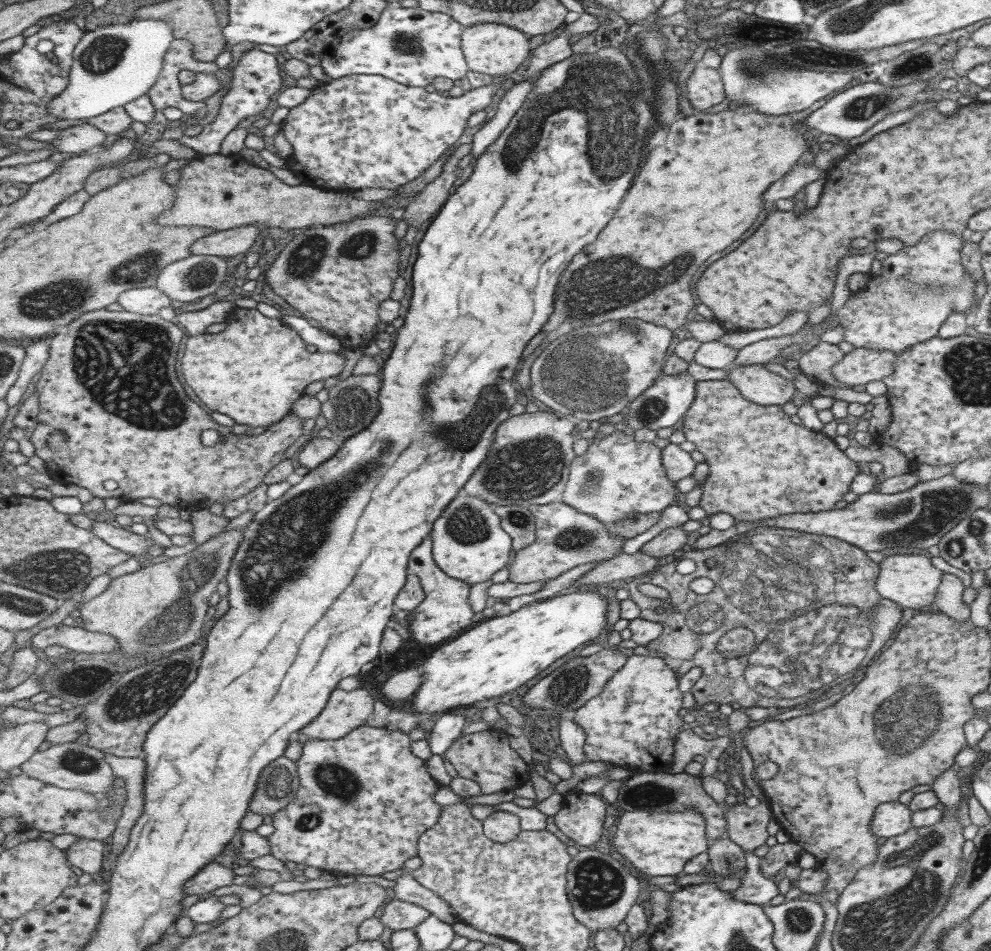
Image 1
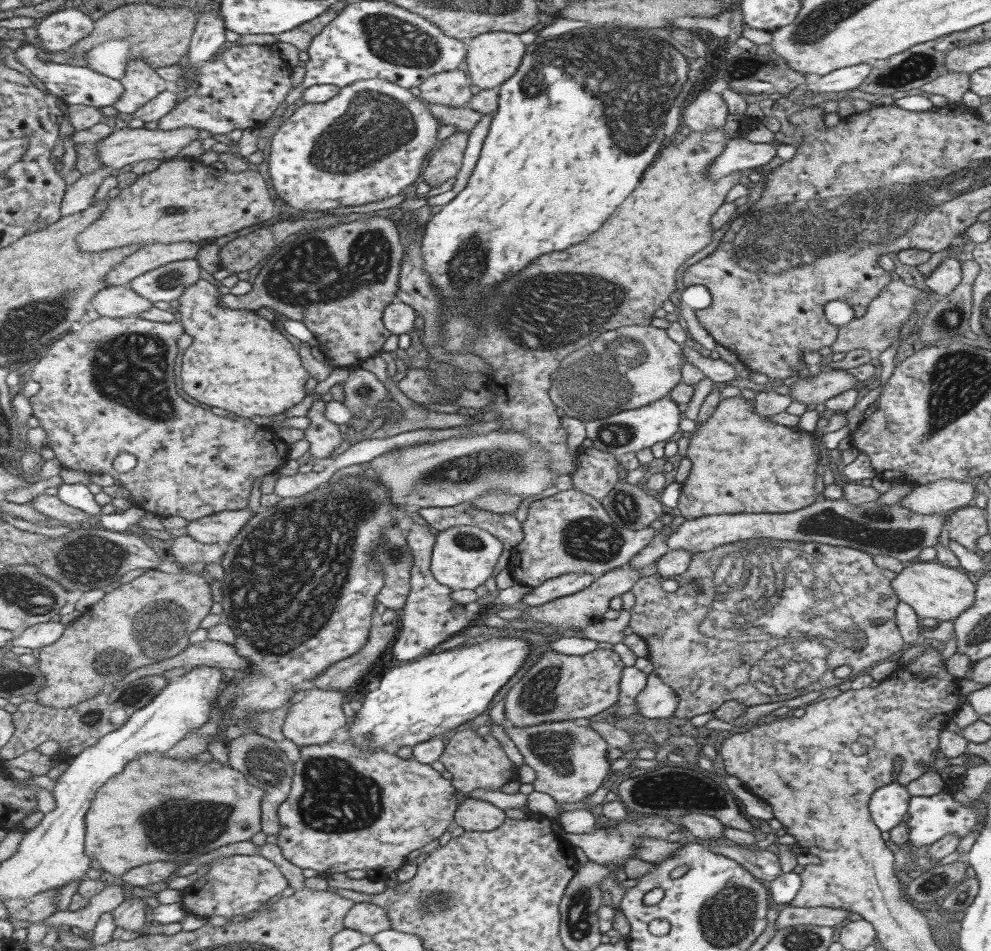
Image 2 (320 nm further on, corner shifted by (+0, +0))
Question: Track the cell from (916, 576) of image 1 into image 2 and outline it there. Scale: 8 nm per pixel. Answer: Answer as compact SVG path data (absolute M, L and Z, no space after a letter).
M934 561L906 563L902 570L890 582L891 588L899 601L908 604L918 618L935 618L935 620L954 620L974 601L974 582L969 574L960 569L941 565Z

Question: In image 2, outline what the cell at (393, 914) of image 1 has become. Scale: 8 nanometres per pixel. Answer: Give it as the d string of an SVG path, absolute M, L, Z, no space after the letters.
M356 903L345 920L345 927L357 930L366 935L389 930L393 927L387 911L372 903Z

